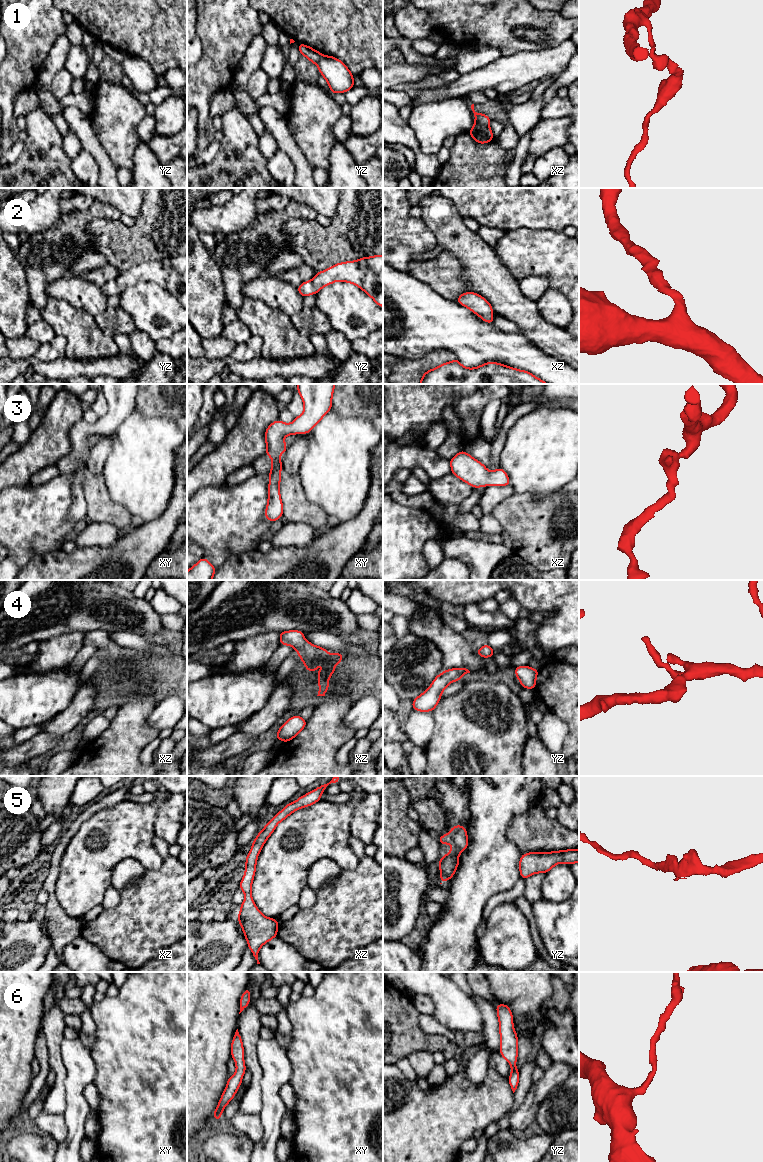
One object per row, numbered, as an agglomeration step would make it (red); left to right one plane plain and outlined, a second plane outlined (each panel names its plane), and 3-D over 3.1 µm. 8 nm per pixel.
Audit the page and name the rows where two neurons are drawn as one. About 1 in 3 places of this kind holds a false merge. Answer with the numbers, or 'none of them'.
1

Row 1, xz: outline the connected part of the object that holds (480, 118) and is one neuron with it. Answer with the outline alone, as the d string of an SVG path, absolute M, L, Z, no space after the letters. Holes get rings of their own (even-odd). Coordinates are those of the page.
M474 104L471 105L471 109L474 113L474 117L475 117L475 121L481 125L486 125L486 126L489 126L489 124L491 123L491 119L485 115L485 114L482 114L482 113L477 113L475 110L474 110Z

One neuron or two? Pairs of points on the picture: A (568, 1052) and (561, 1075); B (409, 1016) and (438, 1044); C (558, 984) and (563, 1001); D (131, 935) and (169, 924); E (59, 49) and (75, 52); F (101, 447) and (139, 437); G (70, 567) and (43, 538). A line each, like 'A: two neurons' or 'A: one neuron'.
A: two neurons
B: one neuron
C: one neuron
D: one neuron
E: two neurons
F: two neurons
G: two neurons

